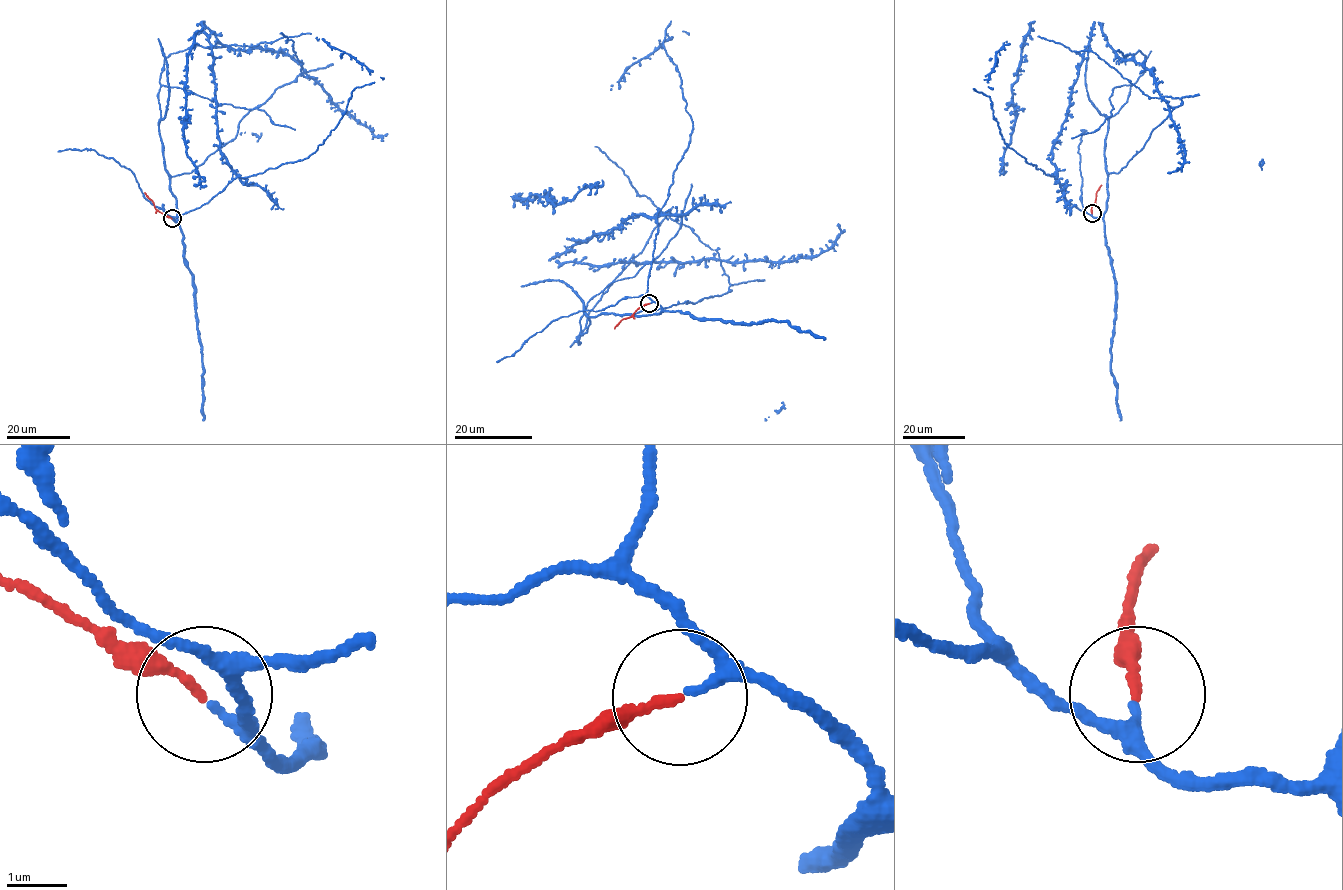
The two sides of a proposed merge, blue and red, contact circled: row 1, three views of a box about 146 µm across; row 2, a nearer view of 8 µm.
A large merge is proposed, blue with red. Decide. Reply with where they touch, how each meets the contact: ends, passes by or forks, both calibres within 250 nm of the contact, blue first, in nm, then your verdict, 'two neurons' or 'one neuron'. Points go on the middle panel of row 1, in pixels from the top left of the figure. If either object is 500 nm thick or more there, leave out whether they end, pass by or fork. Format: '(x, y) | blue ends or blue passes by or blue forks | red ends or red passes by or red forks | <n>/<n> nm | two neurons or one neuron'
(649, 303) | blue passes by | red ends | 160/150 nm | one neuron

